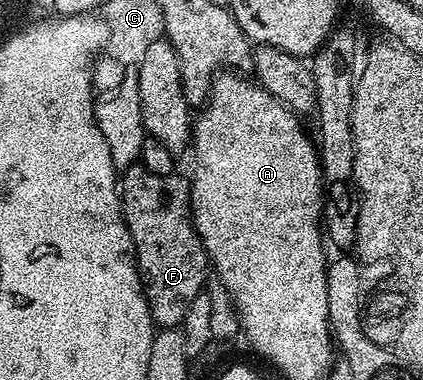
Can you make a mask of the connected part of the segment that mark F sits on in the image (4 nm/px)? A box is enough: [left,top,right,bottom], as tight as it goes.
[118,164,210,328]

